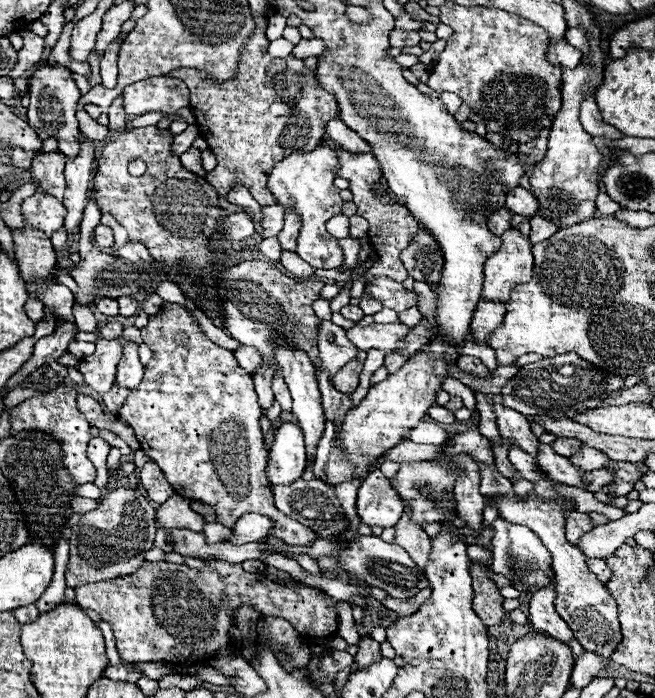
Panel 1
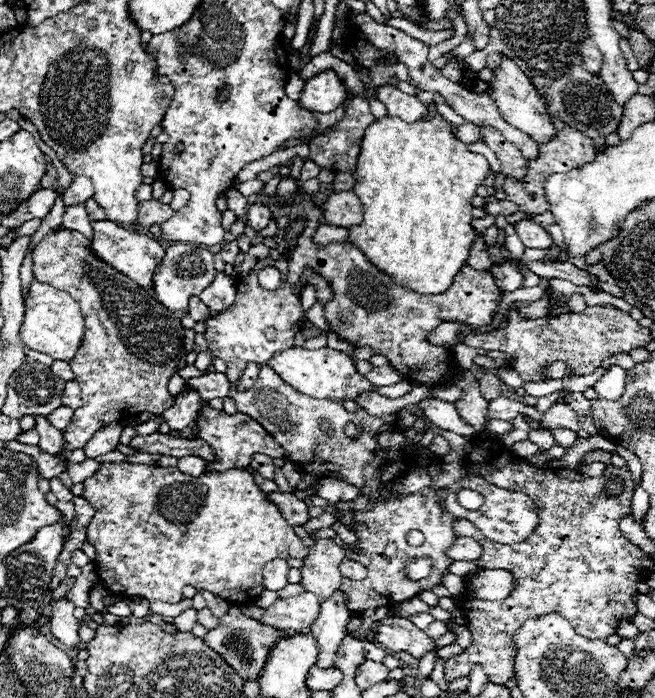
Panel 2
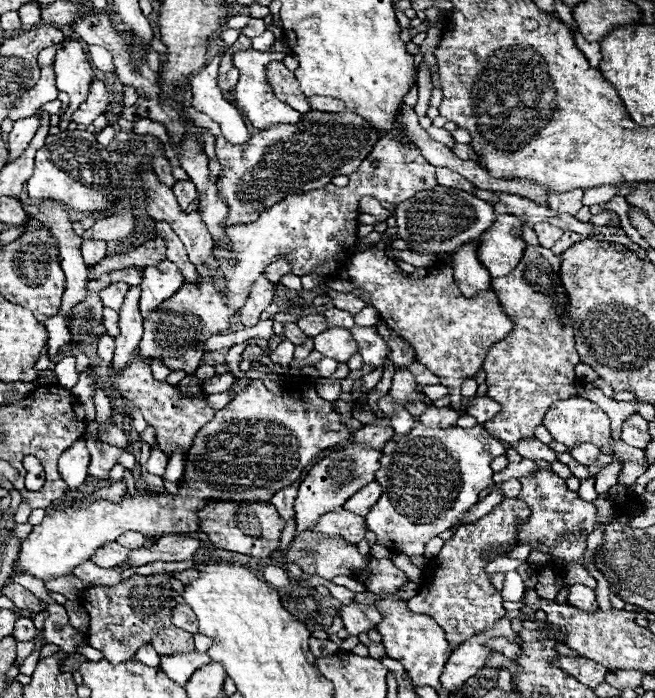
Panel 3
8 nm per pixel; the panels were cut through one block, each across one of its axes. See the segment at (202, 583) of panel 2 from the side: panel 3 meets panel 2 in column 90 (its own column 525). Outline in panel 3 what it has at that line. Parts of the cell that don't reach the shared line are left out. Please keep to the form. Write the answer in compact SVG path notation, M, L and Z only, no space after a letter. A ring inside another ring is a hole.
M536 468L530 476L520 478L522 490L518 494L518 500L526 502L526 506L532 510L530 518L518 524L518 544L534 544L534 550L548 554L550 562L548 568L552 568L554 560L564 560L564 566L580 564L584 566L584 552L586 552L586 538L592 530L600 526L596 506L594 502L586 502L578 496L578 492L568 490L566 482L546 468ZM576 530L584 530L582 534L576 534Z

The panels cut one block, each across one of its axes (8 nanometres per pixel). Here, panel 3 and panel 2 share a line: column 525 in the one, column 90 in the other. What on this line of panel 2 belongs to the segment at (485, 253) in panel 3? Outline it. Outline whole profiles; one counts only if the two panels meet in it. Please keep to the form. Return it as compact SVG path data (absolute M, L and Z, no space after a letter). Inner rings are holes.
M108 220L92 222L92 232L94 232L94 238L90 242L90 250L94 252L94 256L100 258L102 262L106 262L108 266L112 266L114 270L118 270L120 274L128 276L140 288L150 292L152 290L152 274L156 272L158 264L164 258L164 248L156 240L152 240L148 236L128 232L128 230L120 228L114 222L108 222Z

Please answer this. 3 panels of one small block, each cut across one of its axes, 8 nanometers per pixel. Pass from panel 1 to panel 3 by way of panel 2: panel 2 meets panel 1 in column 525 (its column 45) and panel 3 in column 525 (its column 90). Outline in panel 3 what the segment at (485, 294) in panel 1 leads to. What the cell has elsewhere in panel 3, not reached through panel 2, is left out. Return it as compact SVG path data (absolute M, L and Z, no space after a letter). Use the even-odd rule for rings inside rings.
M526 246L524 258L512 270L508 276L494 278L492 290L496 292L502 310L512 318L514 328L512 332L496 342L492 348L488 348L488 354L484 358L484 372L486 372L486 386L488 386L488 398L496 400L502 410L482 426L498 440L522 440L522 438L534 438L534 428L542 424L546 412L550 406L564 398L576 396L576 384L578 378L574 374L578 360L578 352L574 348L574 328L572 322L562 322L562 314L568 306L568 294L560 280L560 258L542 246Z

